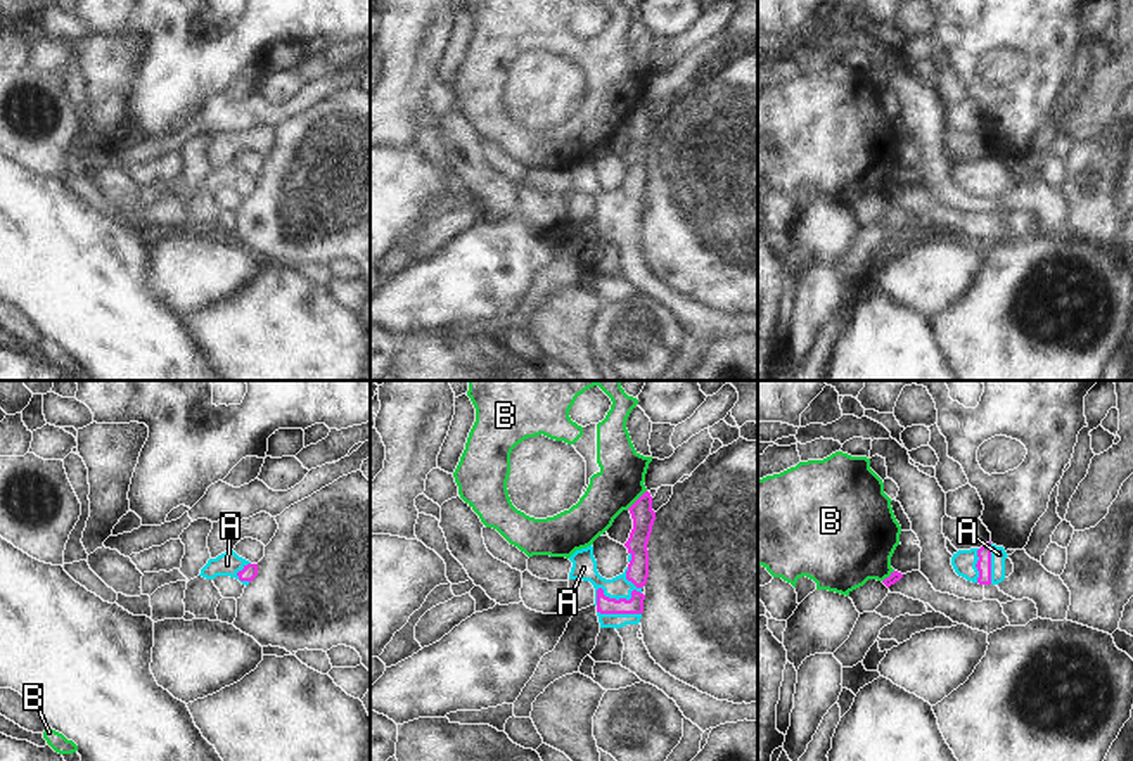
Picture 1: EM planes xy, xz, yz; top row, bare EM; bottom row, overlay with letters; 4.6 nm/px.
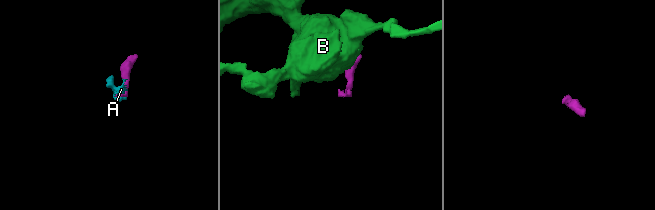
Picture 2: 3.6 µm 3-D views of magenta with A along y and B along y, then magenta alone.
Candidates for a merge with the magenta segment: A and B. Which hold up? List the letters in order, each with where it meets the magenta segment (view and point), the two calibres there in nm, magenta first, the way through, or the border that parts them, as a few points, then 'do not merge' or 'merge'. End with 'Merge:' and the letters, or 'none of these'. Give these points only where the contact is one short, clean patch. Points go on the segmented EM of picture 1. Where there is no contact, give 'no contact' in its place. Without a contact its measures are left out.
A: contact xz (620, 599); calibres 80 and 110 nm; way xz (604, 604), (620, 599), (583, 568); merge
B: contact xz (637, 500); calibres 110 and 220 nm; border xz (646, 490), (627, 509); do not merge
Merge: A

